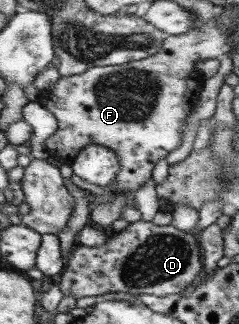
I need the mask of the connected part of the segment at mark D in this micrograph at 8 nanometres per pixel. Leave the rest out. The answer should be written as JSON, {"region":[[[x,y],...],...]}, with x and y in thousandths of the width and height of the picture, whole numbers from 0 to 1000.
{"region":[[[649,682],[536,694],[477,722],[435,759],[331,756],[259,843],[259,904],[314,926],[469,901],[544,910],[703,917],[762,904],[858,840],[854,772],[833,731],[741,698],[653,698]]]}

